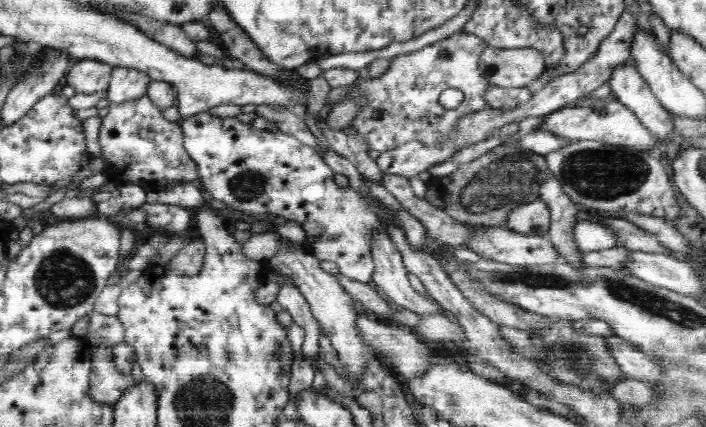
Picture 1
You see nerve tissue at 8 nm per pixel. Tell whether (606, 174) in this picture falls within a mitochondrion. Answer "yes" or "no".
yes

